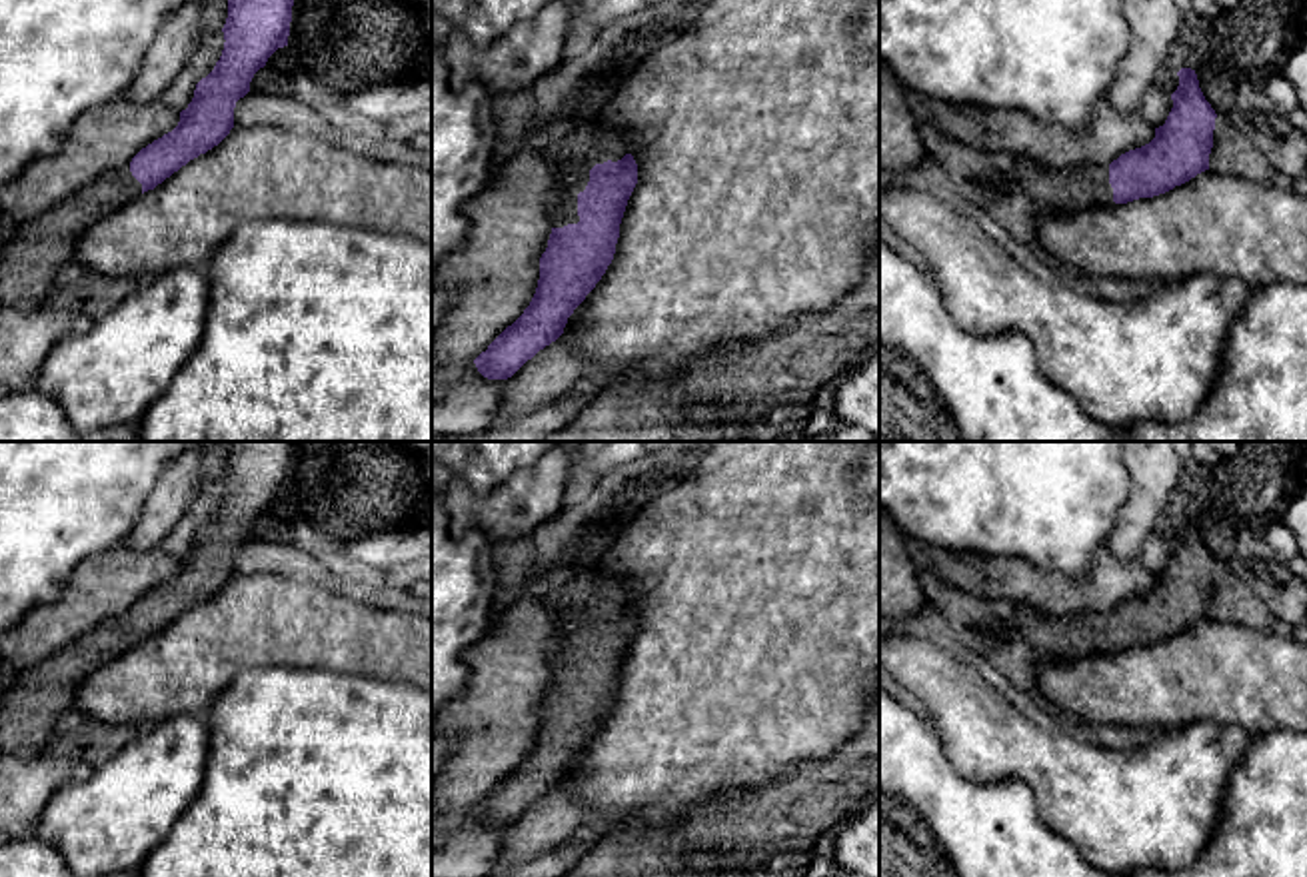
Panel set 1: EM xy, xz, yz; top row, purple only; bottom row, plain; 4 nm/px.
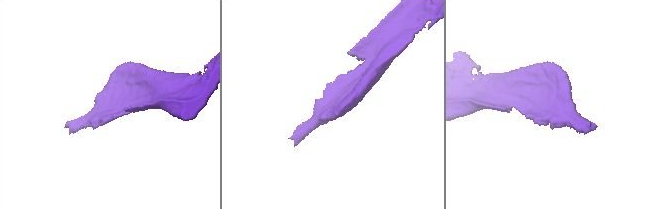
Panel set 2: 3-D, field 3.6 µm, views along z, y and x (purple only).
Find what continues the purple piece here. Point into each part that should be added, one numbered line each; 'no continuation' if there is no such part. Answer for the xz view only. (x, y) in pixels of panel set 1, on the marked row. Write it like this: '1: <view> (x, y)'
1: xz (578, 152)

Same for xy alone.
1: xy (30, 262)

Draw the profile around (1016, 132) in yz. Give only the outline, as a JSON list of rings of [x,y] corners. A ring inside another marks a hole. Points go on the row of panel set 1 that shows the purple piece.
[[[1105,98],[1093,104],[1091,124],[1083,132],[1043,124],[1023,110],[999,108],[981,110],[981,124],[995,150],[1051,170],[1111,164],[1155,138],[1155,128],[1137,112],[1121,114]]]

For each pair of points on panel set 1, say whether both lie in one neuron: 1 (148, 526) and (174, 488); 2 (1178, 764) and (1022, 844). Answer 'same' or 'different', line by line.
1: same
2: different

